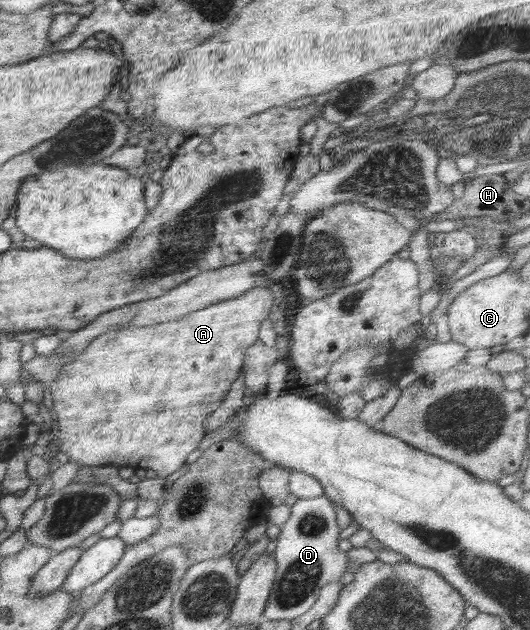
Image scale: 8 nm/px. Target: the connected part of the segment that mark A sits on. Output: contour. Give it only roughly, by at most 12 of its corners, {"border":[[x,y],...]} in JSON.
{"border":[[271,318],[110,326],[50,385],[69,461],[174,471]]}

